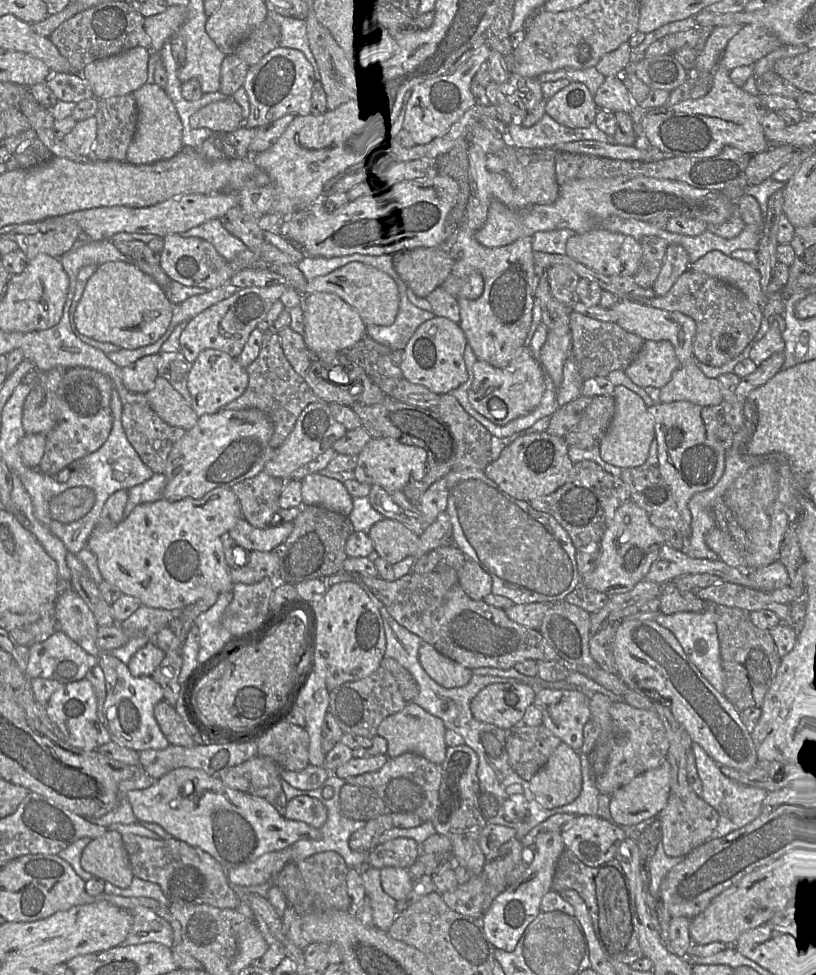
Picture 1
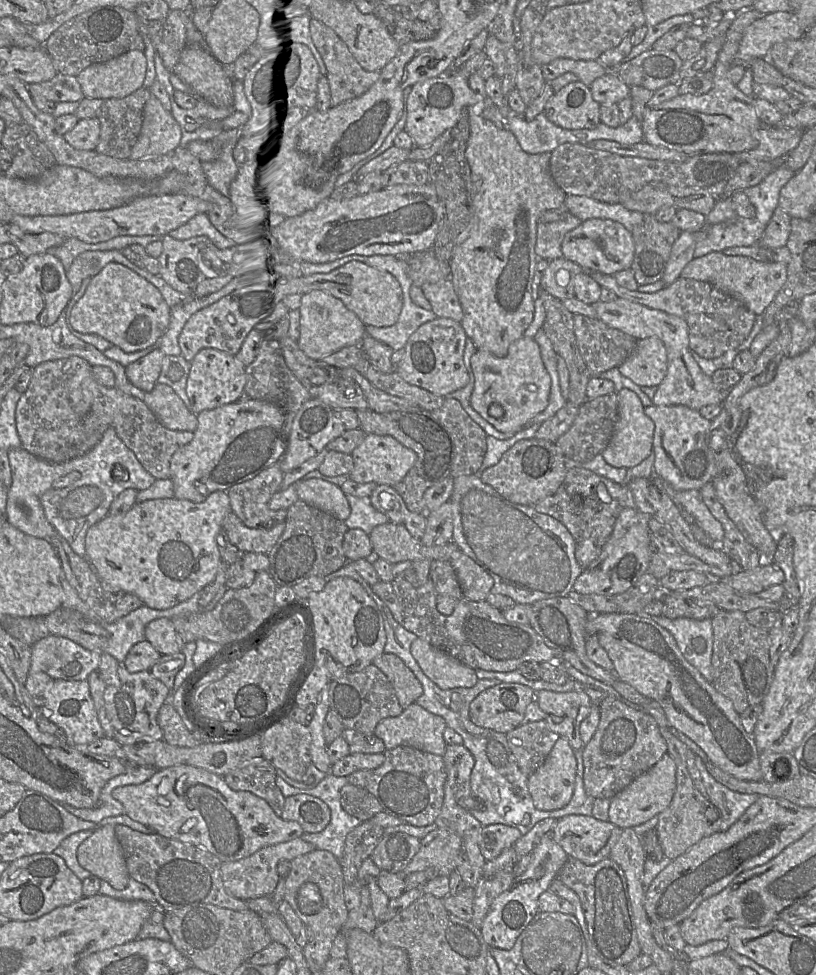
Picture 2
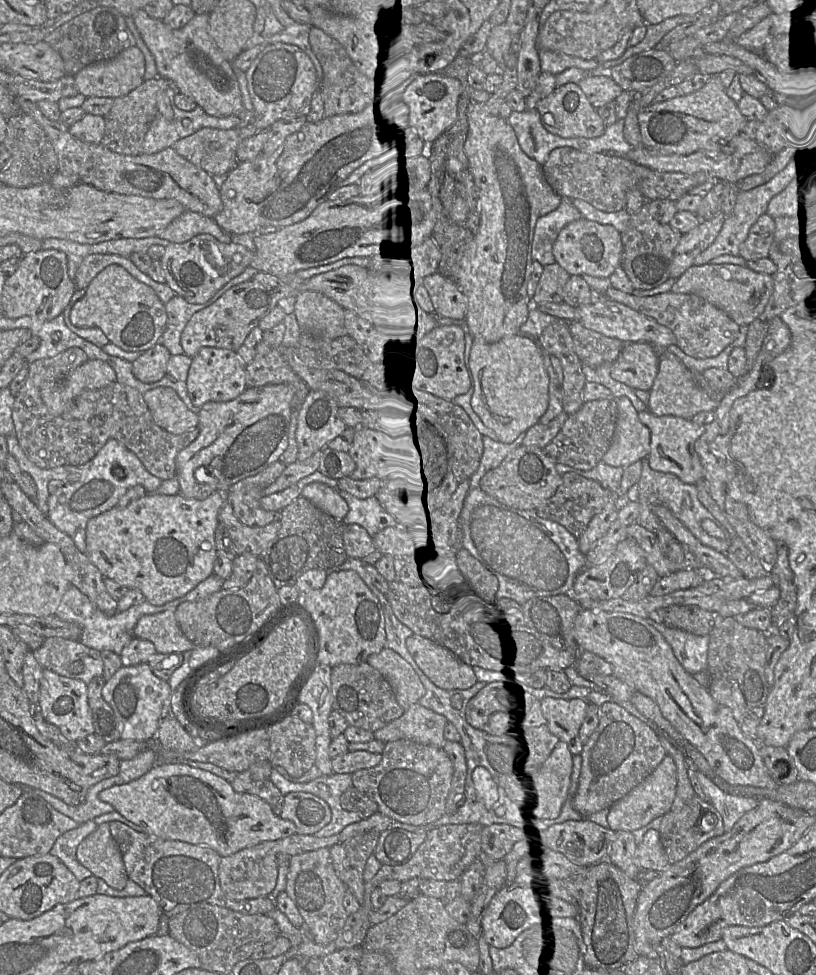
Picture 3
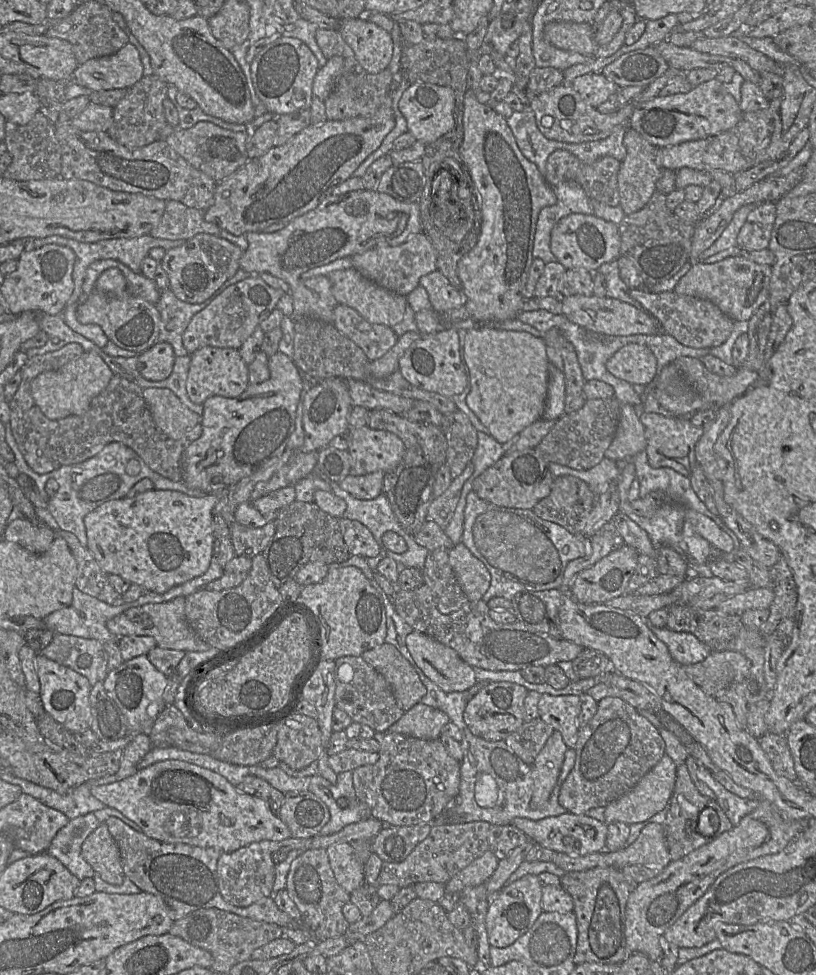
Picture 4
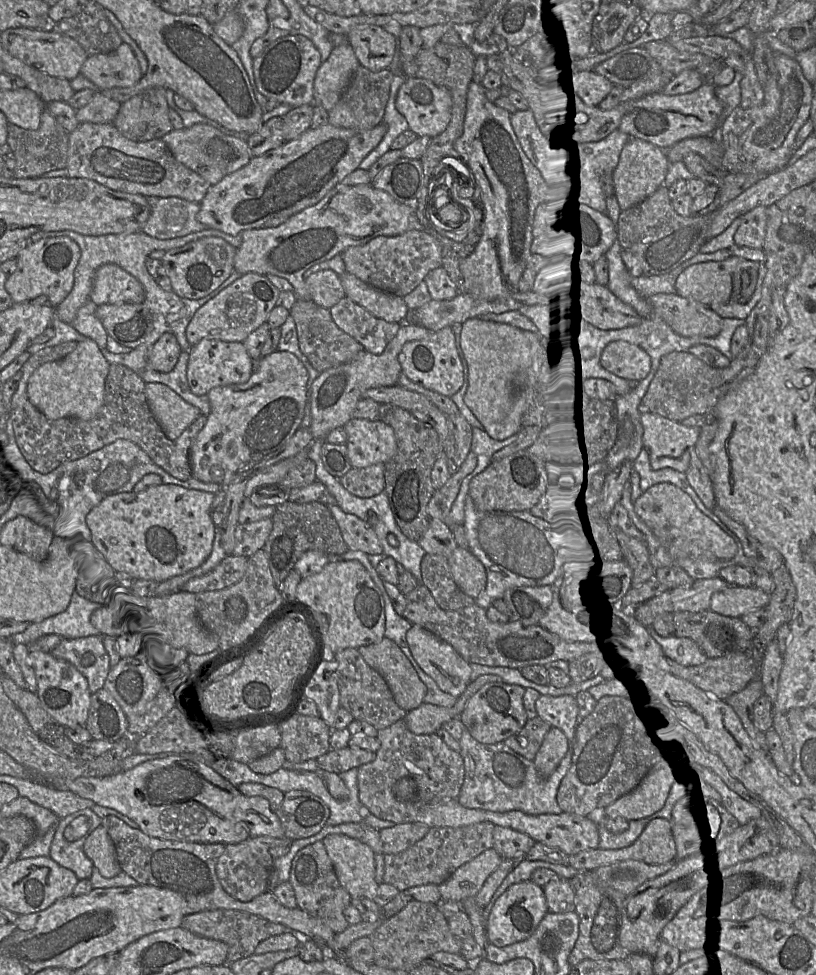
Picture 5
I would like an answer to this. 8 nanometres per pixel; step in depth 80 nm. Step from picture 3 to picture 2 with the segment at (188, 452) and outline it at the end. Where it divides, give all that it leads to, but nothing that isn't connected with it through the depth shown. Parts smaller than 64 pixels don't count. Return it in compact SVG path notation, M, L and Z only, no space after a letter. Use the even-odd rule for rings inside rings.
M241 398L196 416L193 439L180 447L170 460L170 479L177 499L203 502L214 491L227 491L235 484L254 478L278 463L286 451L284 414L270 402Z

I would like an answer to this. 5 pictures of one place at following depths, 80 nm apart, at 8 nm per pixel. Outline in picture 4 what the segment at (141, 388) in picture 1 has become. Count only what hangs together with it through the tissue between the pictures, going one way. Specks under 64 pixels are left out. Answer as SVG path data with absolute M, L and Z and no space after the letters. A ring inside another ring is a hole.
M157 342L138 355L137 369L150 381L166 379L172 372L176 355L167 342Z

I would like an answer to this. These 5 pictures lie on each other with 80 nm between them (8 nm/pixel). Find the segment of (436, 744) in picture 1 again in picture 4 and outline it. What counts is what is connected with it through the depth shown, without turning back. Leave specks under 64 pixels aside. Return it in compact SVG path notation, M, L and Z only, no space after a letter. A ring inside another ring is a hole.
M417 703L388 728L388 732L420 739L439 738L442 728L450 721L443 711Z

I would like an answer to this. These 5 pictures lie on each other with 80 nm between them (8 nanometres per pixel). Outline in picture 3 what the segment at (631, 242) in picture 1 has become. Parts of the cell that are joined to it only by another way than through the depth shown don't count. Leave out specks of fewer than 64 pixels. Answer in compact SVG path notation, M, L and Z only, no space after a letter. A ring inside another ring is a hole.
M579 219L560 231L553 244L553 256L571 275L582 274L597 293L597 297L605 298L609 277L624 259L623 233L610 224Z

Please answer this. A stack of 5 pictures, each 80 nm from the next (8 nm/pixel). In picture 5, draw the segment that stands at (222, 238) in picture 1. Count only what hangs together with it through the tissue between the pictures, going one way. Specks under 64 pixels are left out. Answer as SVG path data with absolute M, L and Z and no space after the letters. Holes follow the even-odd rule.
M146 197L150 215L141 232L168 240L199 232L207 227L197 220L200 205L178 197Z

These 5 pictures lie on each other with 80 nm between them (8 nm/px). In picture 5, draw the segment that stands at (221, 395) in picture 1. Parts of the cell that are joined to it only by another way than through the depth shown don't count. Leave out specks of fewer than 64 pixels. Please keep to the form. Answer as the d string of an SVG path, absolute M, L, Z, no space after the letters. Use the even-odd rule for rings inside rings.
M203 339L191 346L188 354L187 382L190 391L197 396L207 395L215 387L243 384L253 372L253 360L241 342Z

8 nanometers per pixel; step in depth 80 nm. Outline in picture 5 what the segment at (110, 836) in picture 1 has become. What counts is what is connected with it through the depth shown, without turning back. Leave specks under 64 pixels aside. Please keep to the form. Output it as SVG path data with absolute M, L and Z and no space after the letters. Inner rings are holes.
M102 825L87 837L83 850L103 877L112 878L122 871L115 845Z

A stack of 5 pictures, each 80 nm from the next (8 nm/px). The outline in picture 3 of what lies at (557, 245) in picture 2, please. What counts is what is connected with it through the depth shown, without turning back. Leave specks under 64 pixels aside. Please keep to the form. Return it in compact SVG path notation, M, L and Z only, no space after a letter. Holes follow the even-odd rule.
M567 198L562 199L555 211L540 217L535 226L532 243L533 261L538 261L543 266L555 263L553 244L558 234L566 225L581 218L581 213Z

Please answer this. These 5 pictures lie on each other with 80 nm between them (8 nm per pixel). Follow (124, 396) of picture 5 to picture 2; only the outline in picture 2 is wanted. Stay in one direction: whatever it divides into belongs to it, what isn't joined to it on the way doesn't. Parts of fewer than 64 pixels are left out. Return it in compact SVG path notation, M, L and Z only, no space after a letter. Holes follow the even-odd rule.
M78 356L43 362L33 368L29 386L21 395L15 411L16 429L21 447L49 462L70 461L71 458L81 457L92 450L101 441L104 432L112 427L148 473L155 479L169 479L172 455L193 439L194 432L167 429L143 401L116 387L100 385L93 378L91 370L92 366Z

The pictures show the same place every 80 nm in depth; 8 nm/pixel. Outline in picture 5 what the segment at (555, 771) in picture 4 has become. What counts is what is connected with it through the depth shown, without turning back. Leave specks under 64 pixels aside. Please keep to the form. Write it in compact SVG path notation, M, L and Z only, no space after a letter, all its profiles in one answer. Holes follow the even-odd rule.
M556 727L549 729L533 760L541 778L547 779L555 771L567 754L570 744L562 730Z

